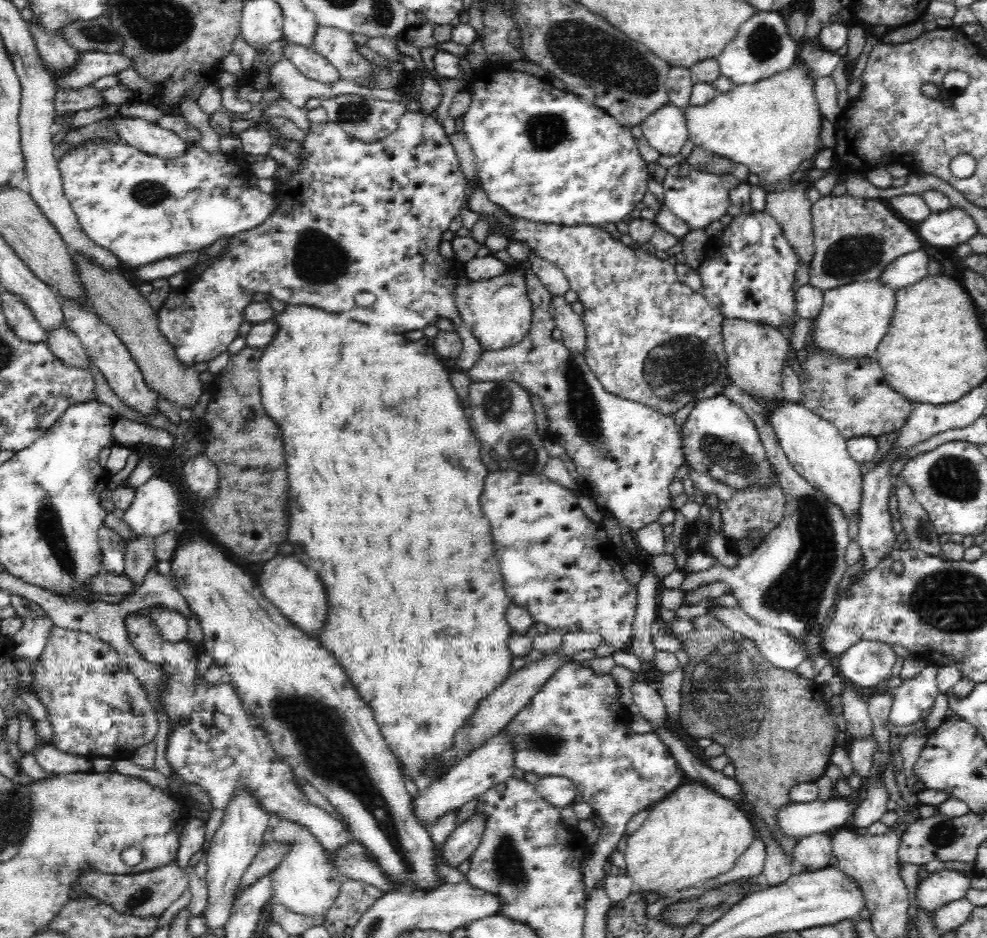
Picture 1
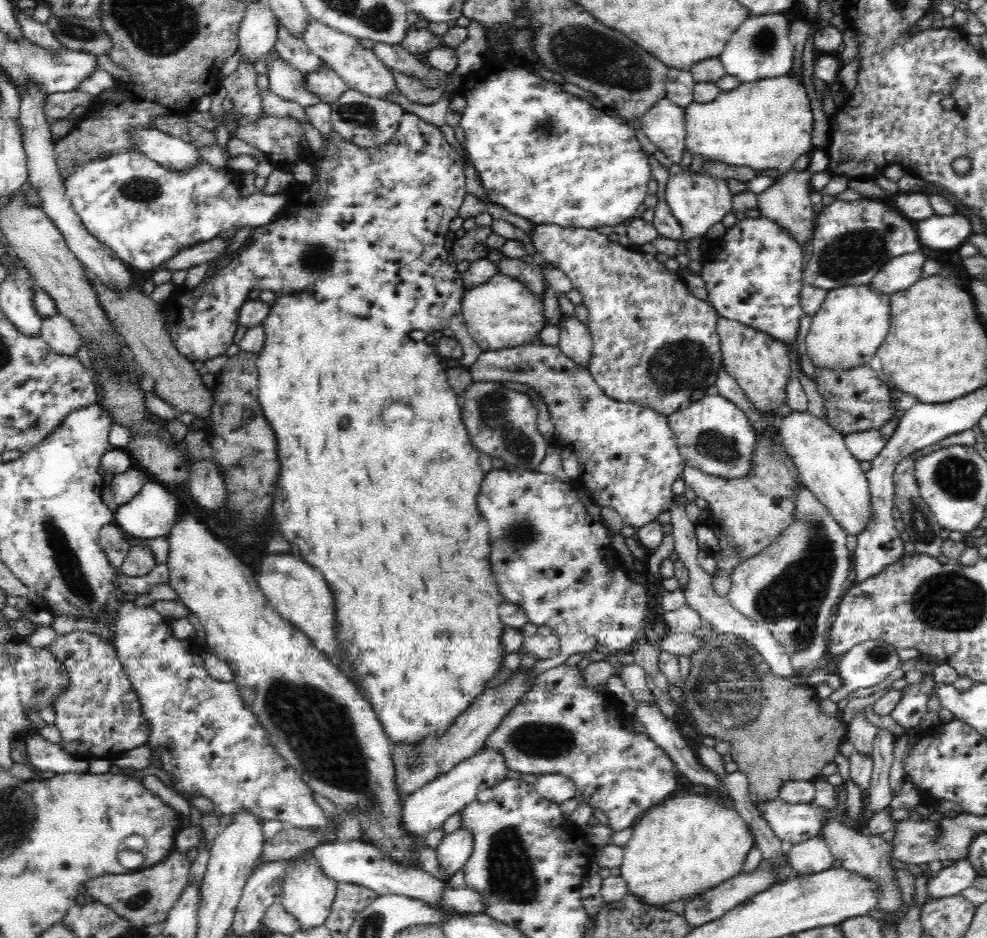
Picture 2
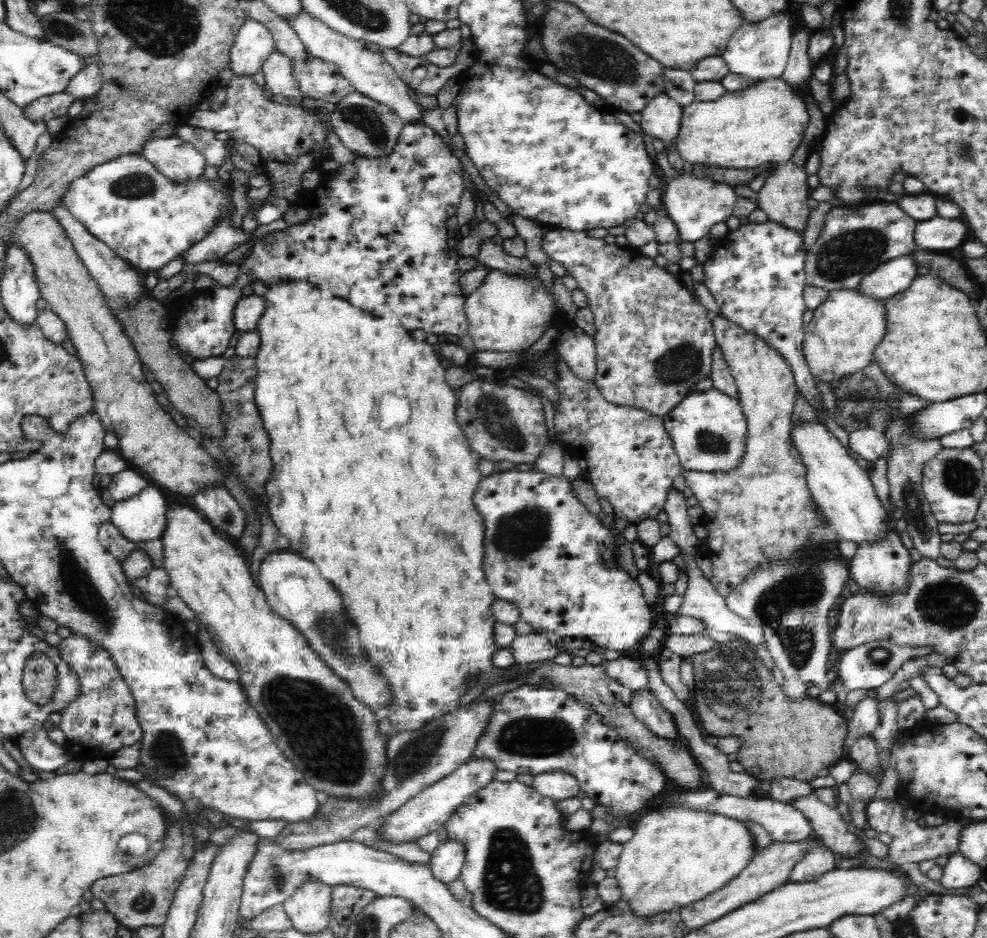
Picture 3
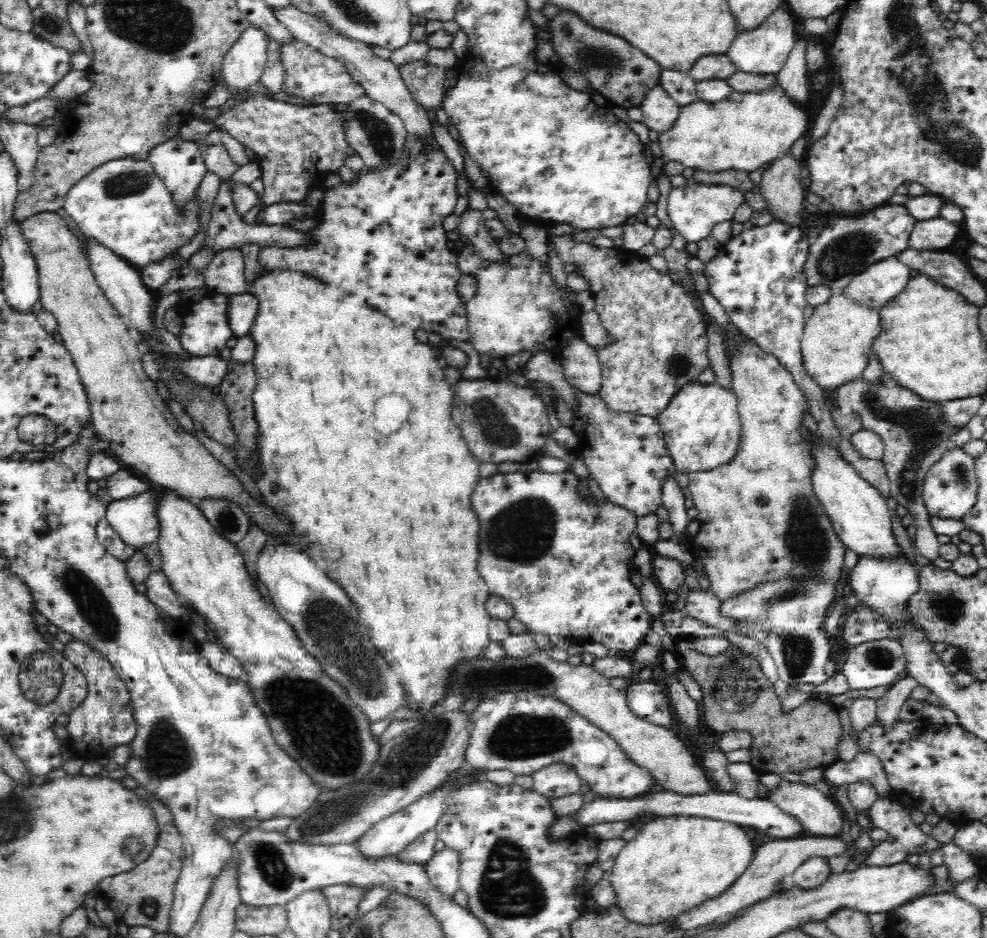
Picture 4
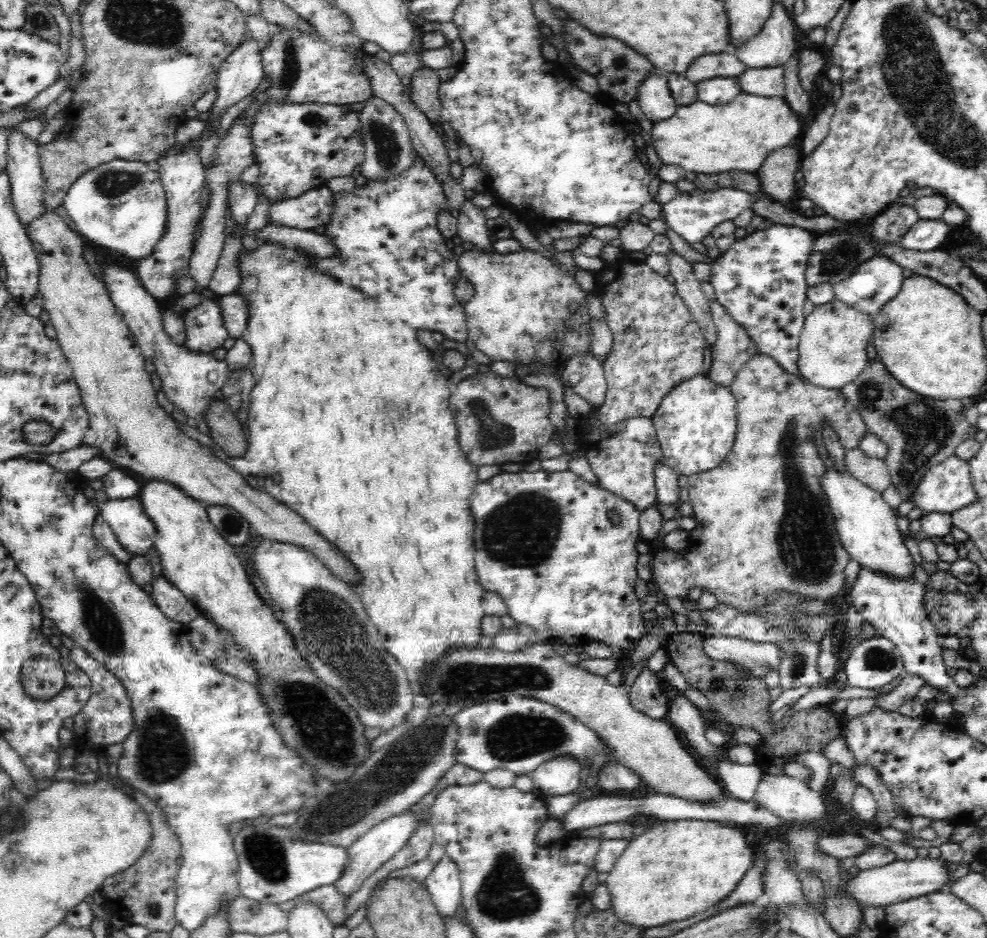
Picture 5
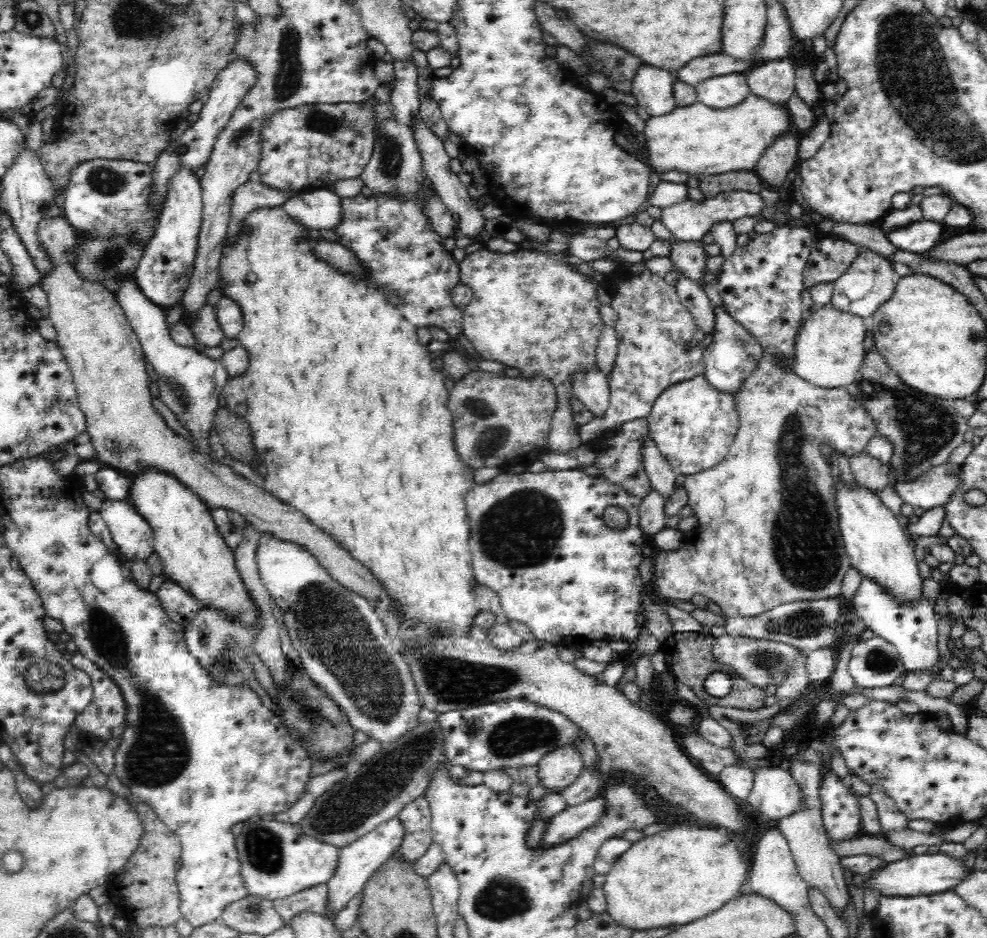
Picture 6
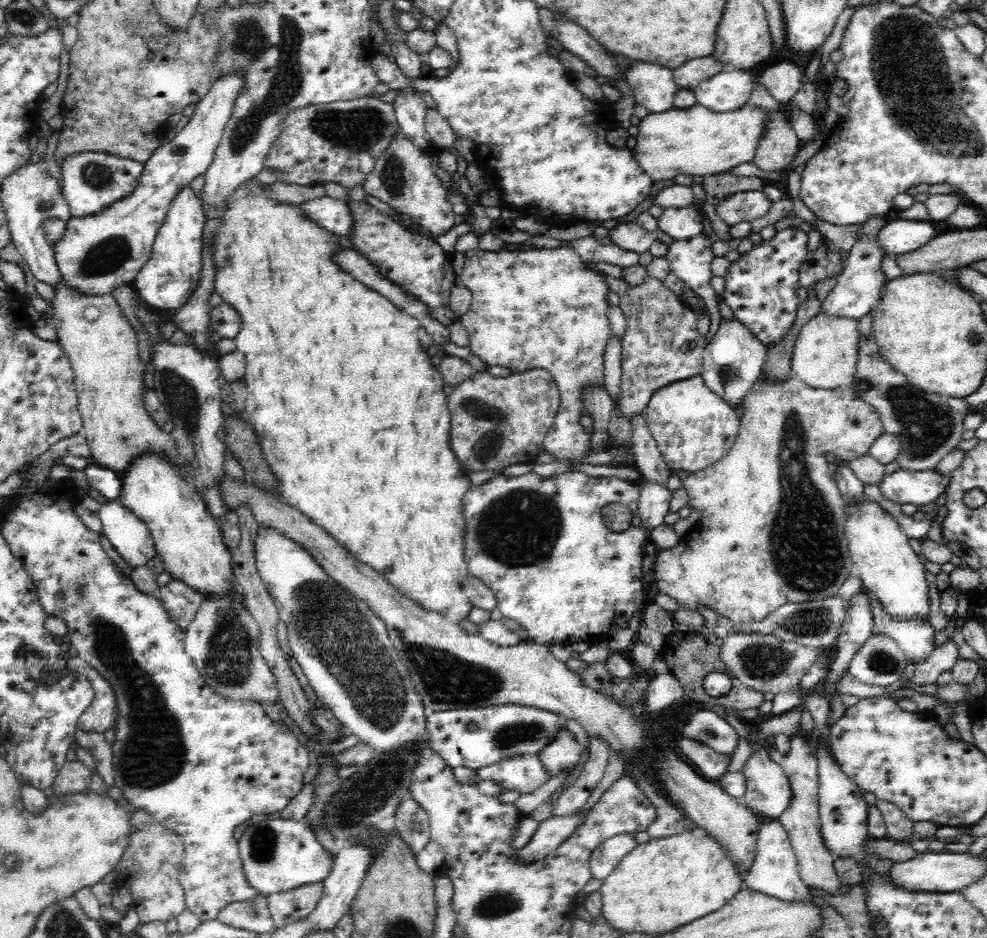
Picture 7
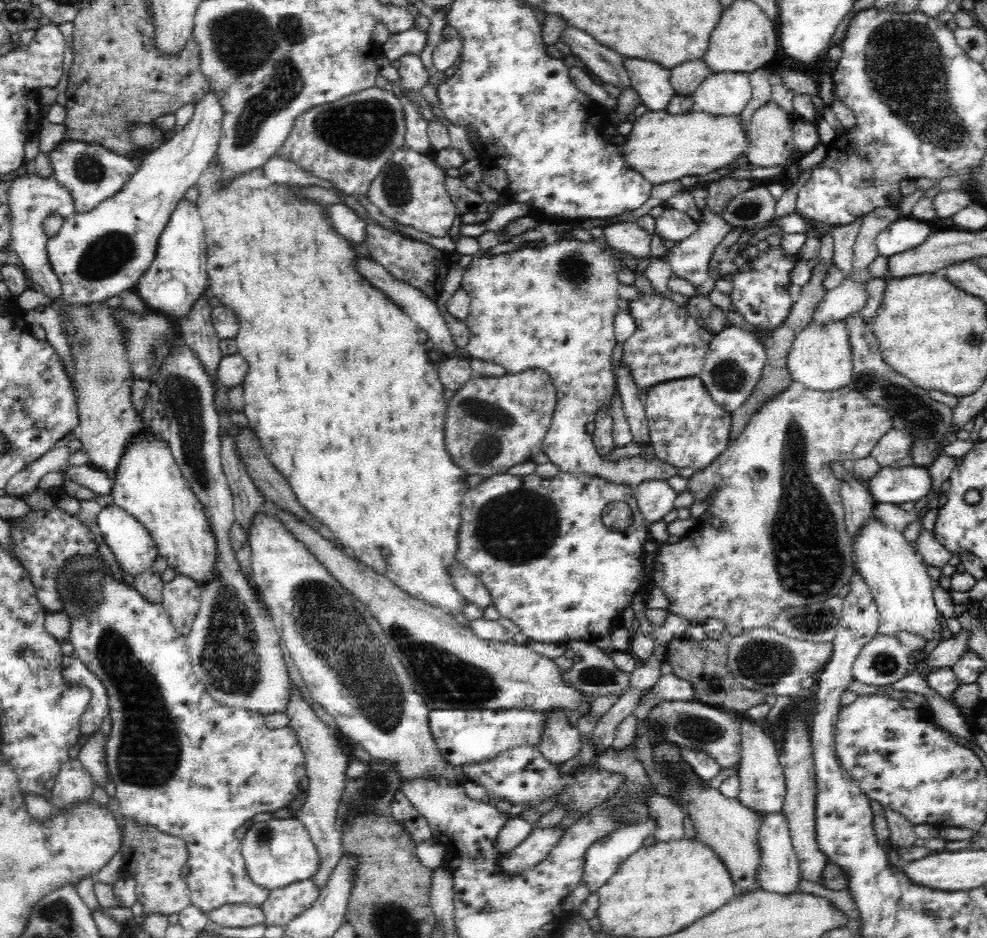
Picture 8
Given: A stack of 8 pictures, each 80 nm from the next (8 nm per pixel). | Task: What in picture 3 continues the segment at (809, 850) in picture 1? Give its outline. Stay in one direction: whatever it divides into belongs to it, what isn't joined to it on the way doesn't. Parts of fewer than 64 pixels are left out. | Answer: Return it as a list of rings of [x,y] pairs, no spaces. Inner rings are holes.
[[[816,848],[800,857],[800,862],[794,866],[788,882],[796,884],[816,882],[820,876],[833,869],[835,869],[834,854],[825,848]]]

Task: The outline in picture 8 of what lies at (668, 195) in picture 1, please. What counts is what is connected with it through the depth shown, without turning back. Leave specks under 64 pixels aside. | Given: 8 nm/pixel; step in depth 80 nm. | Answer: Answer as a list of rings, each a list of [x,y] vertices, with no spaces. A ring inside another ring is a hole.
[[[761,182],[736,196],[721,217],[732,226],[753,227],[776,217],[776,203],[768,190],[768,182]],[[664,209],[663,213],[655,218],[654,234],[660,237],[660,240],[672,240],[674,244],[687,239],[698,228],[698,222],[690,215],[682,211]]]

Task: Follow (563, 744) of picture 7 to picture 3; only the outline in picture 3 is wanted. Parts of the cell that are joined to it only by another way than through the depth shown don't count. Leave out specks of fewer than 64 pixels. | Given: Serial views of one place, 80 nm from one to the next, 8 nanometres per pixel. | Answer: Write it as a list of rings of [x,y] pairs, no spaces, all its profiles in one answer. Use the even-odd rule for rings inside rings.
[[[550,770],[550,772],[536,775],[532,786],[538,794],[552,798],[556,802],[577,797],[581,789],[577,778],[563,770]]]

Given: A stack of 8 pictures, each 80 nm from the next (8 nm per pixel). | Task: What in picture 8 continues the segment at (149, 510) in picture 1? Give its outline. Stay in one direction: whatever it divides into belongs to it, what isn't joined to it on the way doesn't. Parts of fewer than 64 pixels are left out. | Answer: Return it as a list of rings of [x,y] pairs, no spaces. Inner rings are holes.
[[[114,503],[104,507],[97,516],[102,542],[108,545],[118,562],[120,569],[125,574],[130,574],[136,578],[143,572],[150,571],[152,564],[159,555],[156,542],[151,537],[148,529],[138,522],[128,511],[122,510]]]

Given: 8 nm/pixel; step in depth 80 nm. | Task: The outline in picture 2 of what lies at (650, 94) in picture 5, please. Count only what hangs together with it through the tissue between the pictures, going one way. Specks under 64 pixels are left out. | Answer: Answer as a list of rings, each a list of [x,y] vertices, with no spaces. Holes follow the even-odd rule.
[[[668,97],[660,98],[656,105],[642,114],[641,128],[658,146],[673,165],[679,165],[684,153],[684,109]]]

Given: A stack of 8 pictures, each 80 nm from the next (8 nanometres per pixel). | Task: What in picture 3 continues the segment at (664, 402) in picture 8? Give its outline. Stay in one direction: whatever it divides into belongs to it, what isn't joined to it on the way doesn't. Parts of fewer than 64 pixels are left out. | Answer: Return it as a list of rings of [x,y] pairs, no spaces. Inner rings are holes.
[[[715,387],[706,391],[695,388],[668,414],[663,425],[672,441],[672,449],[685,471],[708,474],[726,474],[743,461],[746,445],[747,421],[738,400],[720,392]]]

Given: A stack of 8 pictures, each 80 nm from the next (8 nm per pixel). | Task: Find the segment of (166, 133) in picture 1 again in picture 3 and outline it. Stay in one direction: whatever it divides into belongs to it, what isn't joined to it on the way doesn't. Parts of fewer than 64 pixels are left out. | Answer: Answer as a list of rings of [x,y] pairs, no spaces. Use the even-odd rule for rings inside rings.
[[[178,136],[149,139],[141,154],[173,183],[197,179],[207,166],[204,155]]]

